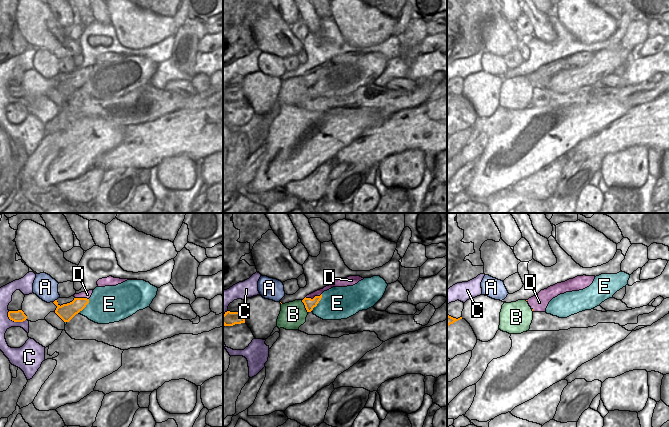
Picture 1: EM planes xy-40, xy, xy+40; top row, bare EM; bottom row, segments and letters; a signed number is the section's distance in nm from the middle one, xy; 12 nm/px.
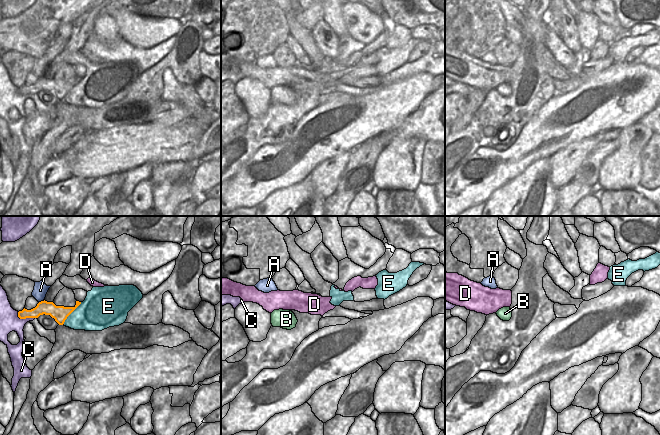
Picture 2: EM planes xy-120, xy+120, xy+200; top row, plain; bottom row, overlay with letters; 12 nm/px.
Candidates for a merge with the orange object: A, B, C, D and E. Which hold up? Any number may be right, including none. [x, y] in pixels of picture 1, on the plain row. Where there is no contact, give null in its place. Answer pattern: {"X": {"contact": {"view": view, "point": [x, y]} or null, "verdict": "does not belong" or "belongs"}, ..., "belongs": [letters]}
{"A": {"contact": {"view": "xy-40", "point": [54, 77]}, "verdict": "does not belong"}, "B": {"contact": {"view": "xy", "point": [305, 82]}, "verdict": "does not belong"}, "C": {"contact": {"view": "xy-40", "point": [14, 97]}, "verdict": "does not belong"}, "D": {"contact": {"view": "xy", "point": [314, 73]}, "verdict": "does not belong"}, "E": {"contact": {"view": "xy", "point": [318, 78]}, "verdict": "does not belong"}, "belongs": []}

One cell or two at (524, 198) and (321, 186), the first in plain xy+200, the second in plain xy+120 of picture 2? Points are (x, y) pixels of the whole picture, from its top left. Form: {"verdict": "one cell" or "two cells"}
{"verdict": "two cells"}

